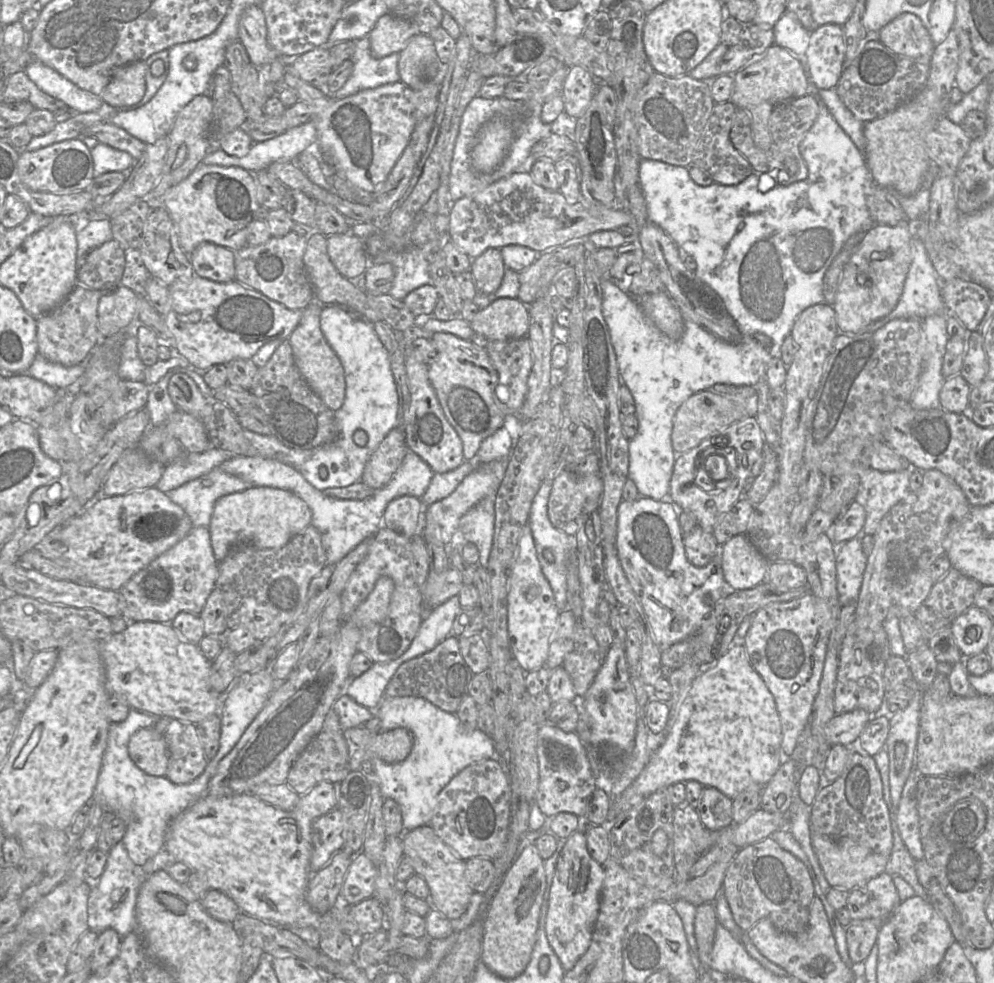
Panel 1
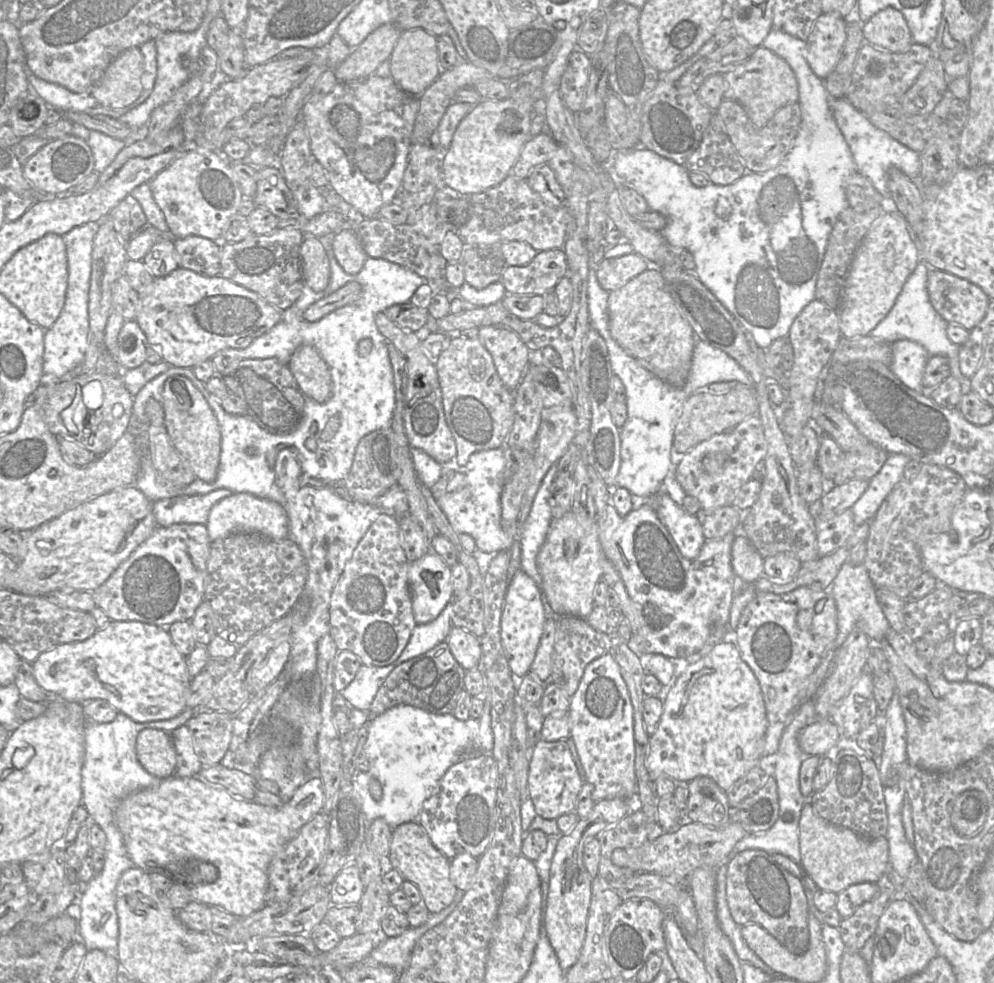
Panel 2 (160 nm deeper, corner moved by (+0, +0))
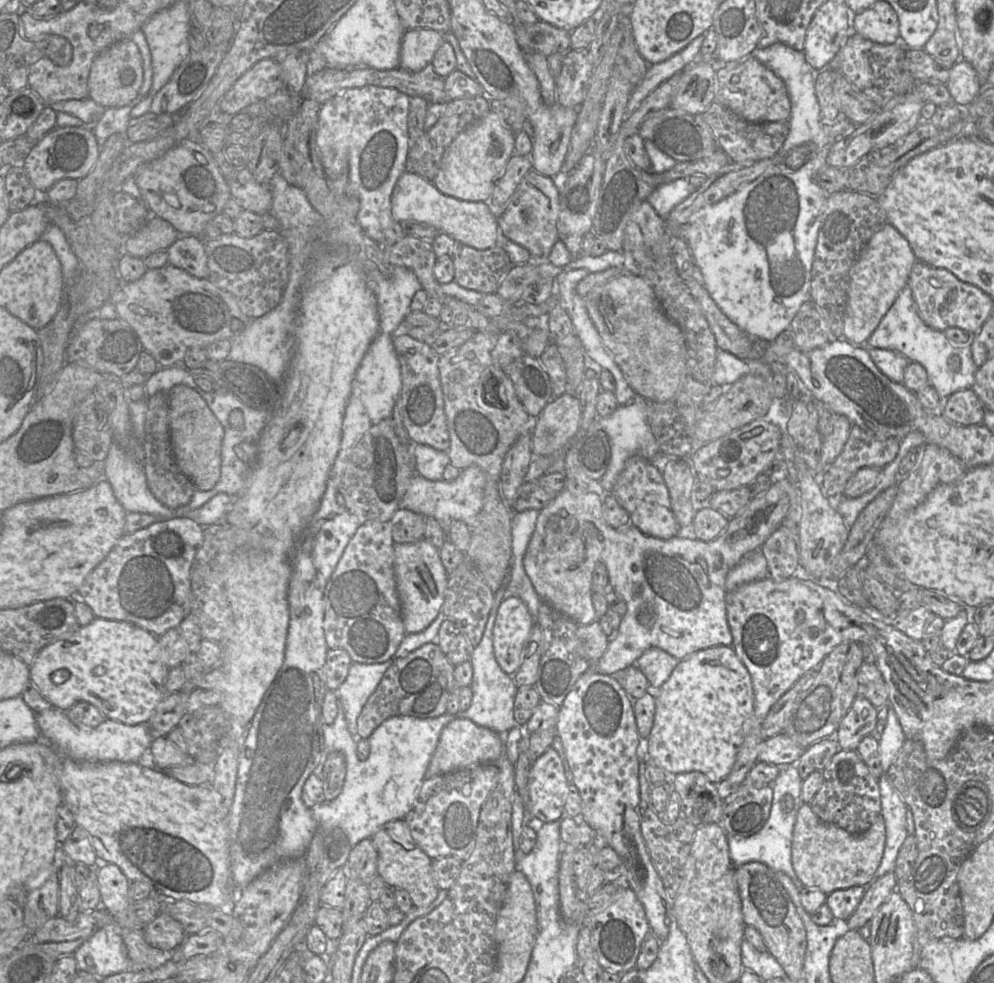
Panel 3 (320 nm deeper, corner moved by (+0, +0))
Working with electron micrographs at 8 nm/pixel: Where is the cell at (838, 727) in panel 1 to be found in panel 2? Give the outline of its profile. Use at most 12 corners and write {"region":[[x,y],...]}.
{"region":[[830,718],[798,734],[805,755],[825,756],[839,739]]}

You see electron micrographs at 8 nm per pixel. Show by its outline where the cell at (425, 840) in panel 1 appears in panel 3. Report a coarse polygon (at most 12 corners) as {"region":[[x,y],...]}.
{"region":[[406,821],[387,822],[371,839],[377,875],[406,890],[415,907],[440,890],[432,859]]}

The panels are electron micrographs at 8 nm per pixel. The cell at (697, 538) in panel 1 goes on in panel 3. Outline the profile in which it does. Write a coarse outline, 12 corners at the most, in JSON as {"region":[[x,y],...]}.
{"region":[[627,459],[612,491],[630,524],[680,533],[661,463]]}

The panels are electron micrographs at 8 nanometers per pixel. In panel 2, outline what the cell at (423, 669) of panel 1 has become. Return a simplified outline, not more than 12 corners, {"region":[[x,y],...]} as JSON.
{"region":[[447,642],[398,665],[369,708],[451,714],[465,669]]}

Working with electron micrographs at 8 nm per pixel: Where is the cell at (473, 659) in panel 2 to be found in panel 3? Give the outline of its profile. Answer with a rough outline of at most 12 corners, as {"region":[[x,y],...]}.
{"region":[[450,619],[433,642],[454,666],[469,661],[475,648]]}

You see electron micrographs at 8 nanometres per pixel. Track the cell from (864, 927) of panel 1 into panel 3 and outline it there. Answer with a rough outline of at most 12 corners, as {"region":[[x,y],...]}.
{"region":[[894,872],[876,880],[851,917],[850,930],[870,922],[896,889]]}

